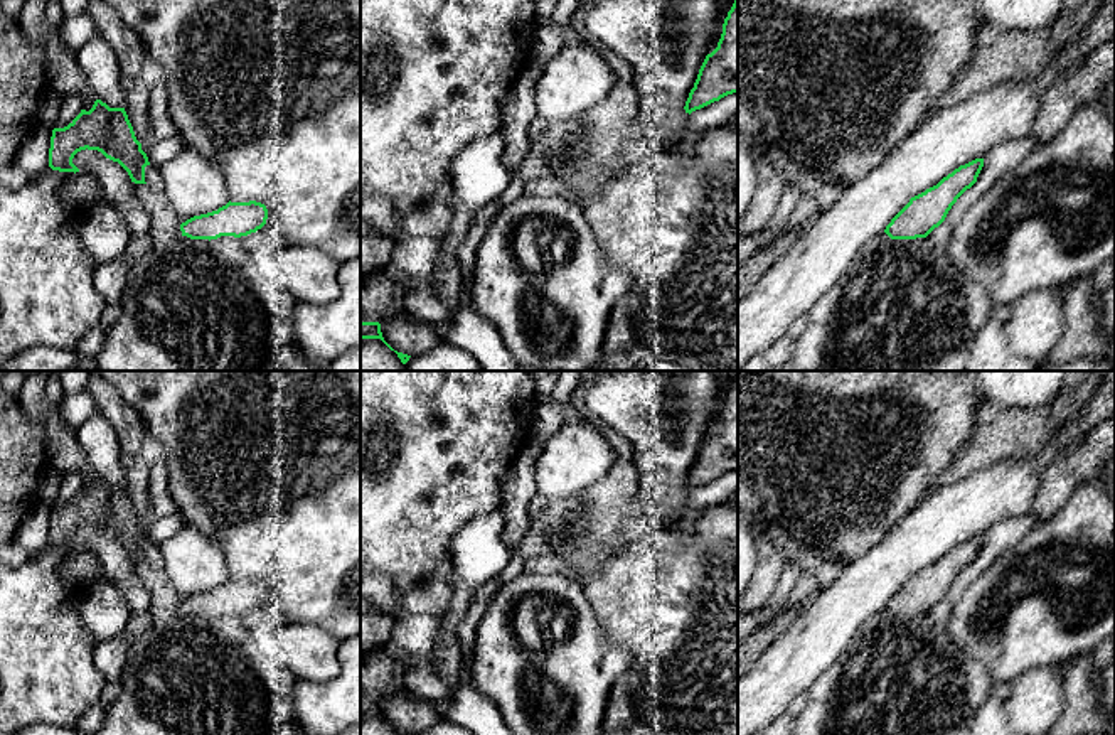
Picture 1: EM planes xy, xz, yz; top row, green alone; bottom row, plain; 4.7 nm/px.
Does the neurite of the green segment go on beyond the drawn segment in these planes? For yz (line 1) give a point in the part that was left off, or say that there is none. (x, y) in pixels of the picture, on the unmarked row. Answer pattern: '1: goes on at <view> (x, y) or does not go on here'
1: does not go on here

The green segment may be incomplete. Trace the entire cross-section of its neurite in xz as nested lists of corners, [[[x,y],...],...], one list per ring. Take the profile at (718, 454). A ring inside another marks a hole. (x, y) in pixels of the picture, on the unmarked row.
[[[738,376],[724,396],[718,425],[699,447],[684,487],[691,492],[733,470],[738,470]]]

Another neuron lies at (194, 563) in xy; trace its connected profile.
[[[192,524],[160,545],[163,570],[179,592],[180,602],[200,592],[217,588],[229,580],[221,546]]]

